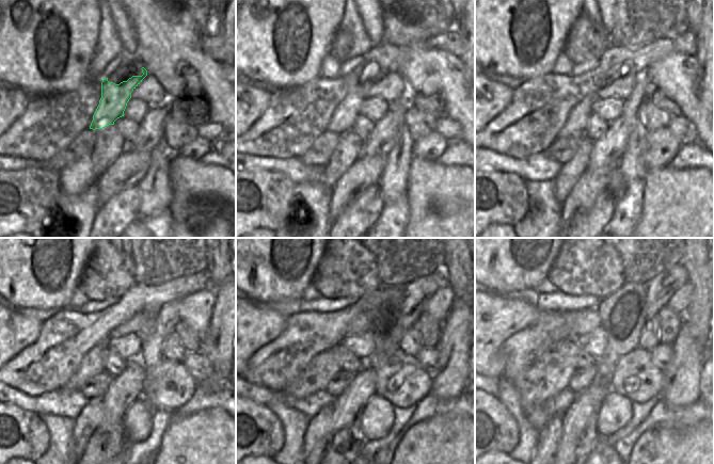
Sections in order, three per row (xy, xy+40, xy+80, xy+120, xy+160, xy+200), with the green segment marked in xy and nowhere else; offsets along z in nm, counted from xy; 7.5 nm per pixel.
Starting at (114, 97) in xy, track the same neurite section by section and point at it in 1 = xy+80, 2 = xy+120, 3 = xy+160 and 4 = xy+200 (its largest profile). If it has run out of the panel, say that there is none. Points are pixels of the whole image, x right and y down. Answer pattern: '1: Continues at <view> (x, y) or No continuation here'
1: Continues at xy+80 (575, 123)
2: Continues at xy+120 (92, 364)
3: Continues at xy+160 (317, 374)
4: Continues at xy+200 (549, 376)

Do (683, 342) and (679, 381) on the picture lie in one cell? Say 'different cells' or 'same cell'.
same cell

